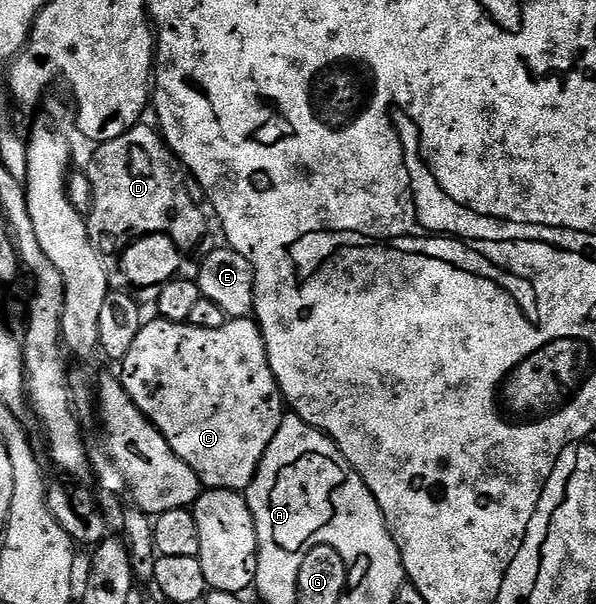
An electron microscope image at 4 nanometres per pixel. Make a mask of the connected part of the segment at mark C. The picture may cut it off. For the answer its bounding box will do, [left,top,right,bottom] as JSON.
[119,318,283,492]

